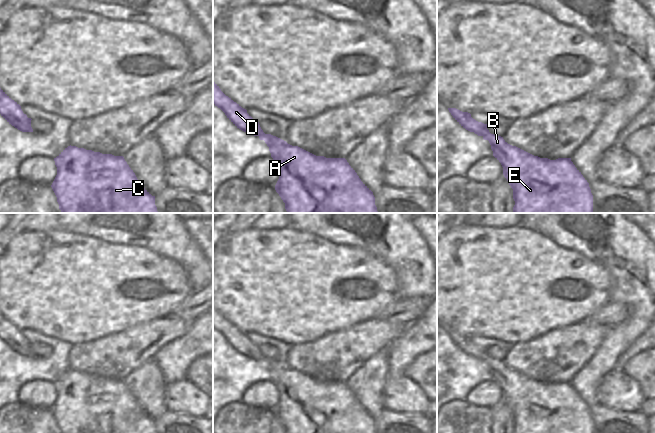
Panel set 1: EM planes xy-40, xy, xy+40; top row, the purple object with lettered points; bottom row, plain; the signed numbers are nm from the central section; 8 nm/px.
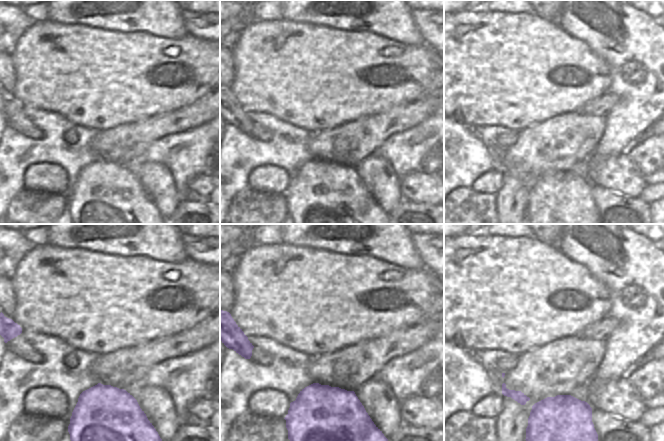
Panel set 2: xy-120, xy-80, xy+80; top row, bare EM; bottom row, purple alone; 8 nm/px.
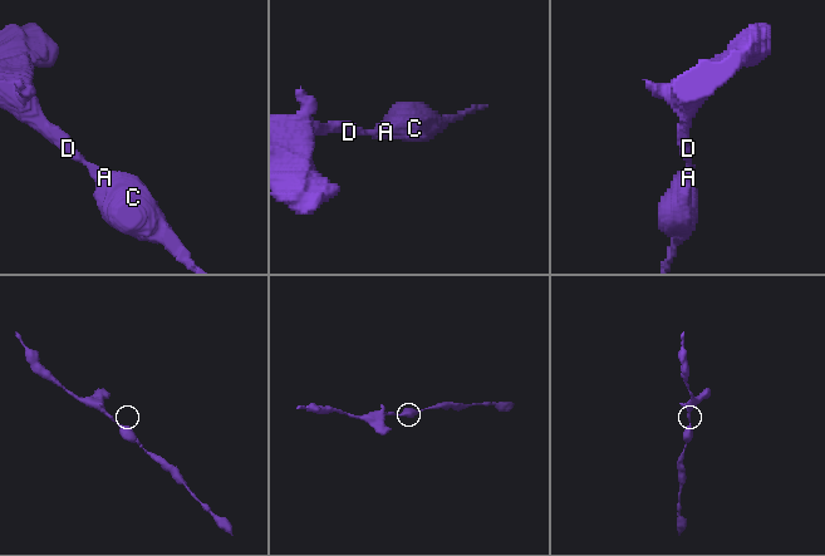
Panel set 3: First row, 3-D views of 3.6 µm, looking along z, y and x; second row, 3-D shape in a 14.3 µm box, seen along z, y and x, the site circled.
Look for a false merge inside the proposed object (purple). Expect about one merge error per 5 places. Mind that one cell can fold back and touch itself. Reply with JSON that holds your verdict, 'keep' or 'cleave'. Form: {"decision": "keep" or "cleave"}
{"decision": "keep"}

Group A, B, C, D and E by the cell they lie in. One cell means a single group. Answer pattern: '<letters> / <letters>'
A B C D E

